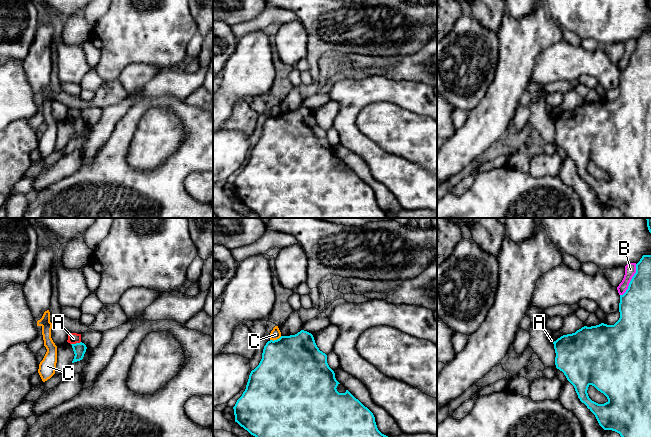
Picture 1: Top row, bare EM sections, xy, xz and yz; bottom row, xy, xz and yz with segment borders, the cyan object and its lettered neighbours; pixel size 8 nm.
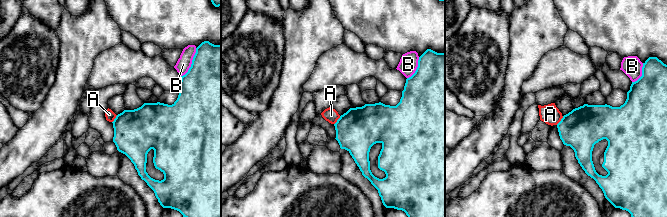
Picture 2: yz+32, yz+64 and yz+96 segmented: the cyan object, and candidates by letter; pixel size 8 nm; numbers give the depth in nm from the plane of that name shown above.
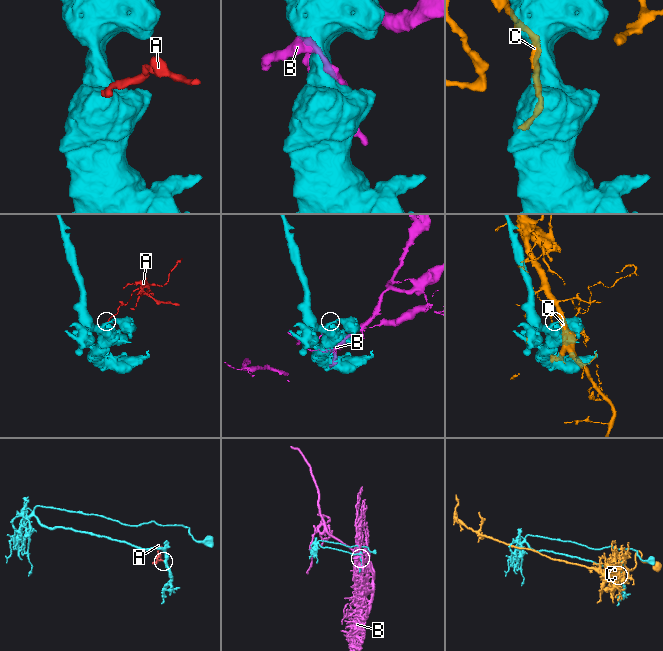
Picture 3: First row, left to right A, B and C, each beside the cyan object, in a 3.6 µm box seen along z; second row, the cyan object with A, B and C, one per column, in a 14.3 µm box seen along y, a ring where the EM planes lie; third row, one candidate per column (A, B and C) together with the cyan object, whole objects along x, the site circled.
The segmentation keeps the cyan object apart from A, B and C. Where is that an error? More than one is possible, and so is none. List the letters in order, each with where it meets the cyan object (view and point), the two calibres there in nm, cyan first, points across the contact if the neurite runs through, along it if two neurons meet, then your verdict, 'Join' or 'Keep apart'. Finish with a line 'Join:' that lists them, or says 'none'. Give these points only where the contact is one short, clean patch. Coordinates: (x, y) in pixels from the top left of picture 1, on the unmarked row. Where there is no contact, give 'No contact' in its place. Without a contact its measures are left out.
A: Touches cyan at xy (76, 119). Thickness 100 nm (cyan) against 90 nm. Boundary: xy (80, 117), (71, 120). Keep apart
B: Touches cyan at yz (631, 56). Thickness 260 nm (cyan) against 100 nm. Keep apart
C: Touches cyan at xz (275, 116). Thickness 500 nm (cyan) against 90 nm. Keep apart
Join: none

